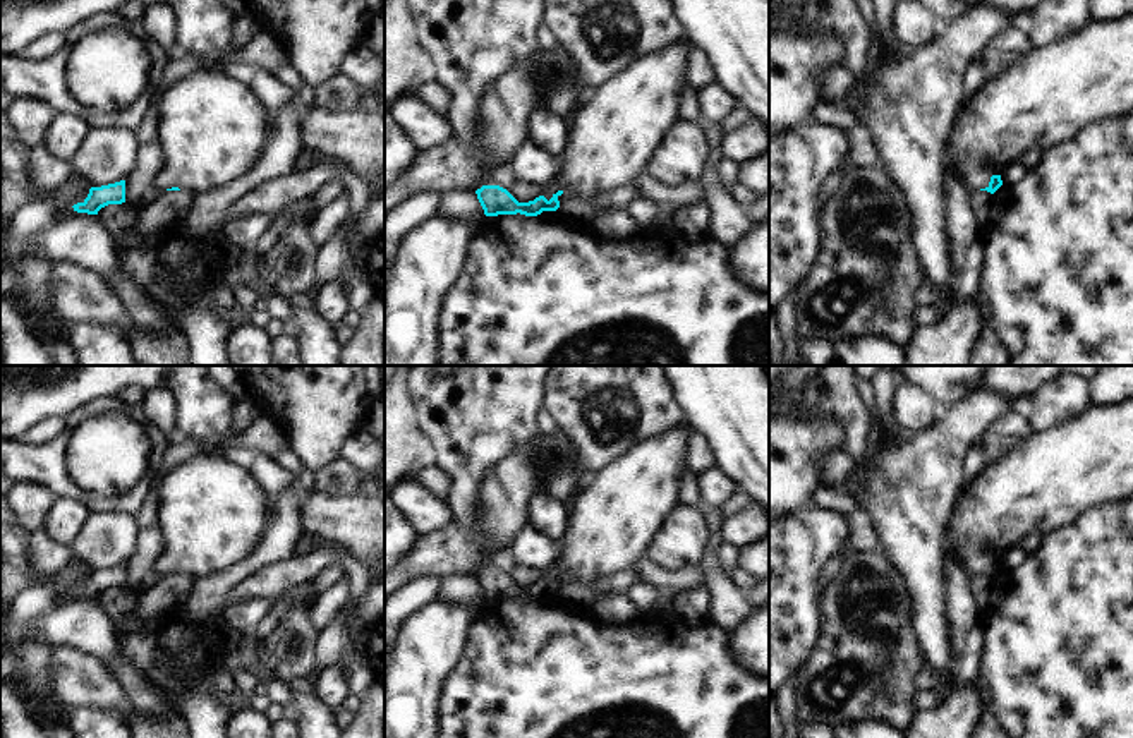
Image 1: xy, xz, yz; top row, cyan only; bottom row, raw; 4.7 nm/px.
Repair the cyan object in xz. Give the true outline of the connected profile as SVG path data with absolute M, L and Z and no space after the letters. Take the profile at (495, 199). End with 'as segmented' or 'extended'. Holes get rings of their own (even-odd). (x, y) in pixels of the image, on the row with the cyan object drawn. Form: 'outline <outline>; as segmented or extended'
outline M685 38L640 57L611 79L585 93L579 108L566 117L570 127L561 151L561 170L541 189L541 196L529 203L518 203L500 185L482 185L476 191L486 216L525 215L537 216L542 211L556 211L565 201L594 201L645 173L649 158L663 141L670 127L678 120L676 100L685 88L687 57L692 43Z; extended

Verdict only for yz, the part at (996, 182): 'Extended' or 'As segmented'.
Extended.

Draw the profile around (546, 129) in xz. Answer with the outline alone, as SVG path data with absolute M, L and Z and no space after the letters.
M534 108L527 127L529 142L551 156L560 156L566 142L568 127L568 120L556 112Z

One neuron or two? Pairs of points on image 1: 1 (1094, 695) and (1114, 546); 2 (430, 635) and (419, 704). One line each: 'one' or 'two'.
1: one
2: one

